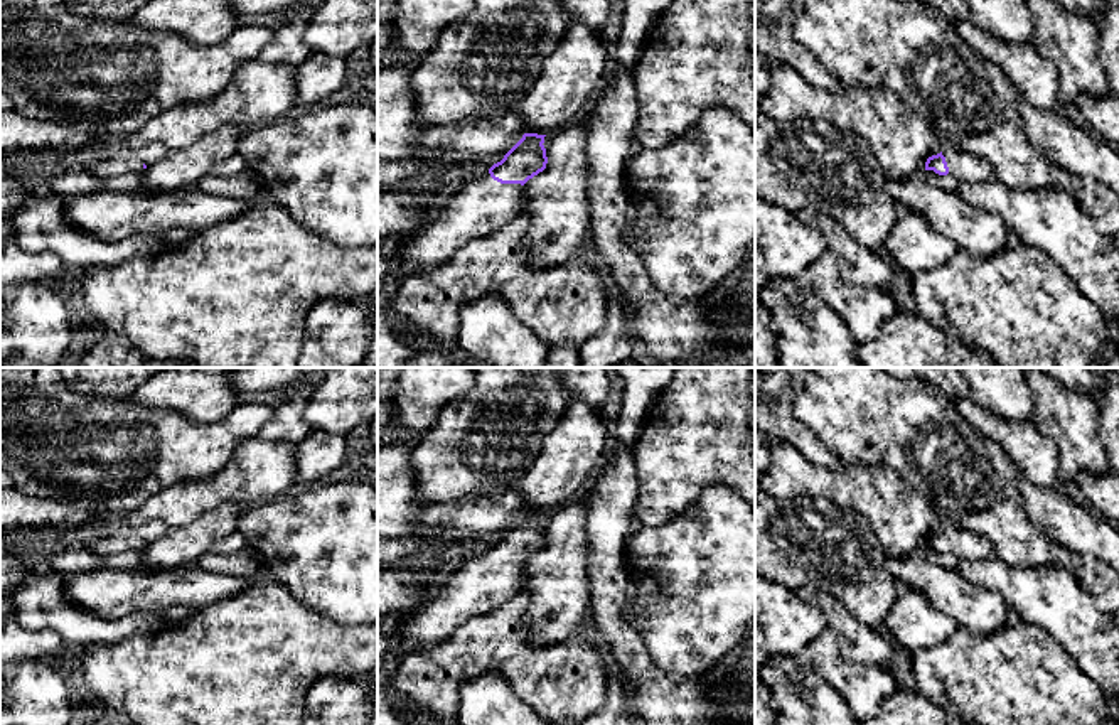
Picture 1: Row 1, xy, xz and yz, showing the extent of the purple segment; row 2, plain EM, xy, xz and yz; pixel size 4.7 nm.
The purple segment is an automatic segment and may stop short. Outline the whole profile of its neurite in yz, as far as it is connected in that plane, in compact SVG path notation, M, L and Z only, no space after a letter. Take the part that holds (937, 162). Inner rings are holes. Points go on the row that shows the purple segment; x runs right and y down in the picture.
M947 147L927 158L925 170L939 175L952 175L957 182L991 182L996 180L994 170L982 157Z

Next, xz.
M524 133L501 162L468 177L457 194L447 196L430 224L403 241L396 255L401 280L435 270L460 246L517 218L522 212L522 185L546 169L544 137Z

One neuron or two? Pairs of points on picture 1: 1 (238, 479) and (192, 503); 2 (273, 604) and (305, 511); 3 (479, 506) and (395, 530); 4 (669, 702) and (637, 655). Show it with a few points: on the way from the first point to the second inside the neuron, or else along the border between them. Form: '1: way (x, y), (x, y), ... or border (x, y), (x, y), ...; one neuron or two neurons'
1: way (226, 486), (204, 494); one neuron
2: border (262, 572), (312, 607); two neurons
3: way (459, 515), (415, 515); one neuron
4: way (658, 690), (637, 666); one neuron

